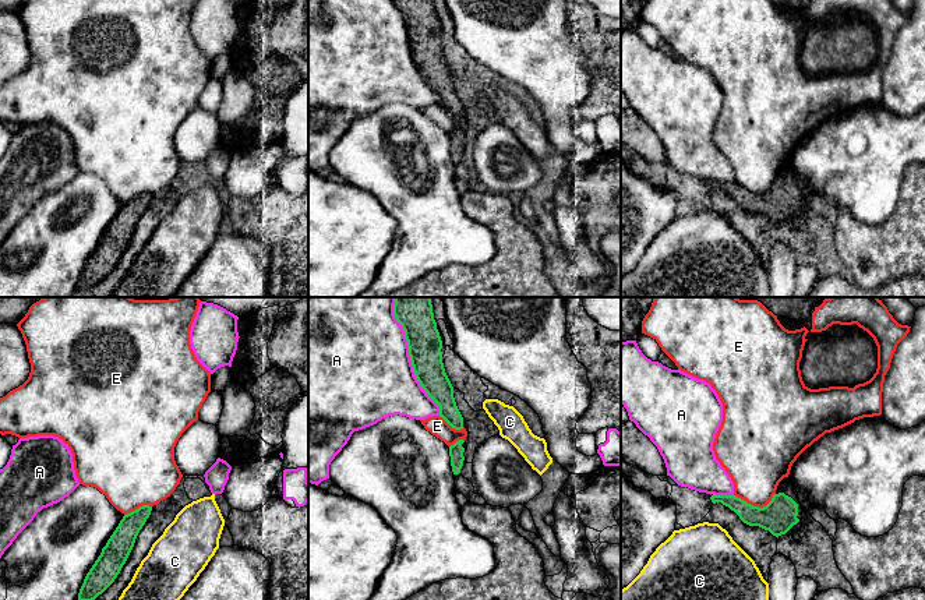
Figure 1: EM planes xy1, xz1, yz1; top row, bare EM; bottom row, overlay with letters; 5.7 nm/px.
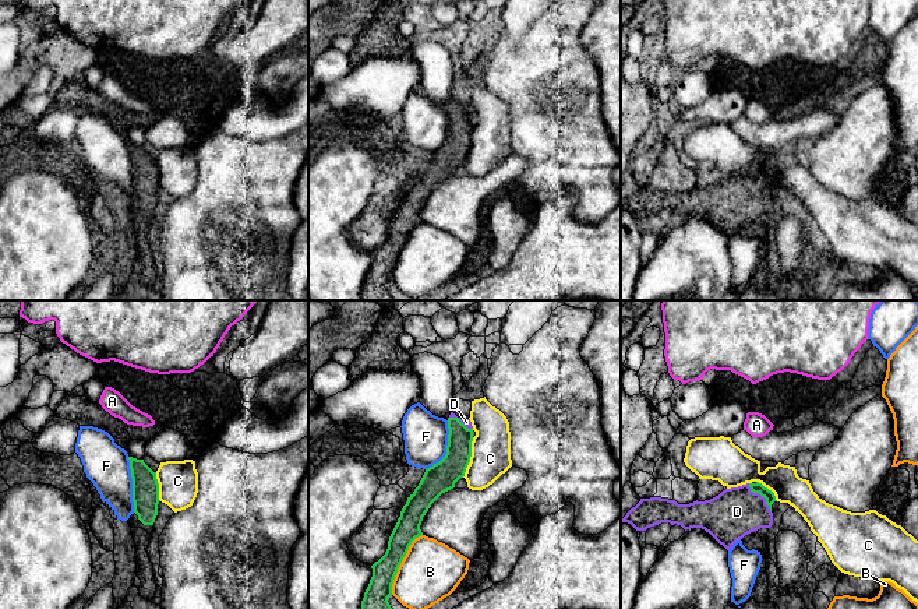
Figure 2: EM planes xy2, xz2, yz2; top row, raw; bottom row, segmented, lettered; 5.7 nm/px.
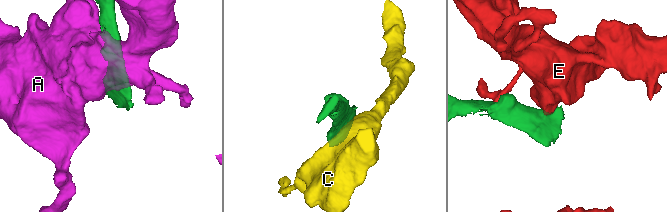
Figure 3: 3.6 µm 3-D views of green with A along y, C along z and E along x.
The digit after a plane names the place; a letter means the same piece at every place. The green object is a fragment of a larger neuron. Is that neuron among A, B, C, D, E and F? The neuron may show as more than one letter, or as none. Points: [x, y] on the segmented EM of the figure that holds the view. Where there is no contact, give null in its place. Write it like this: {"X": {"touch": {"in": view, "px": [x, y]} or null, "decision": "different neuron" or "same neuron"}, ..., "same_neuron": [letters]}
{"A": {"touch": {"in": "xz1", "px": [409, 355]}, "decision": "different neuron"}, "B": {"touch": {"in": "xz2", "px": [401, 562]}, "decision": "different neuron"}, "C": {"touch": {"in": "xz2", "px": [470, 456]}, "decision": "different neuron"}, "D": {"touch": {"in": "yz2", "px": [762, 496]}, "decision": "same neuron"}, "E": {"touch": {"in": "yz1", "px": [755, 507]}, "decision": "different neuron"}, "F": {"touch": {"in": "xy2", "px": [133, 485]}, "decision": "different neuron"}, "same_neuron": ["D"]}

